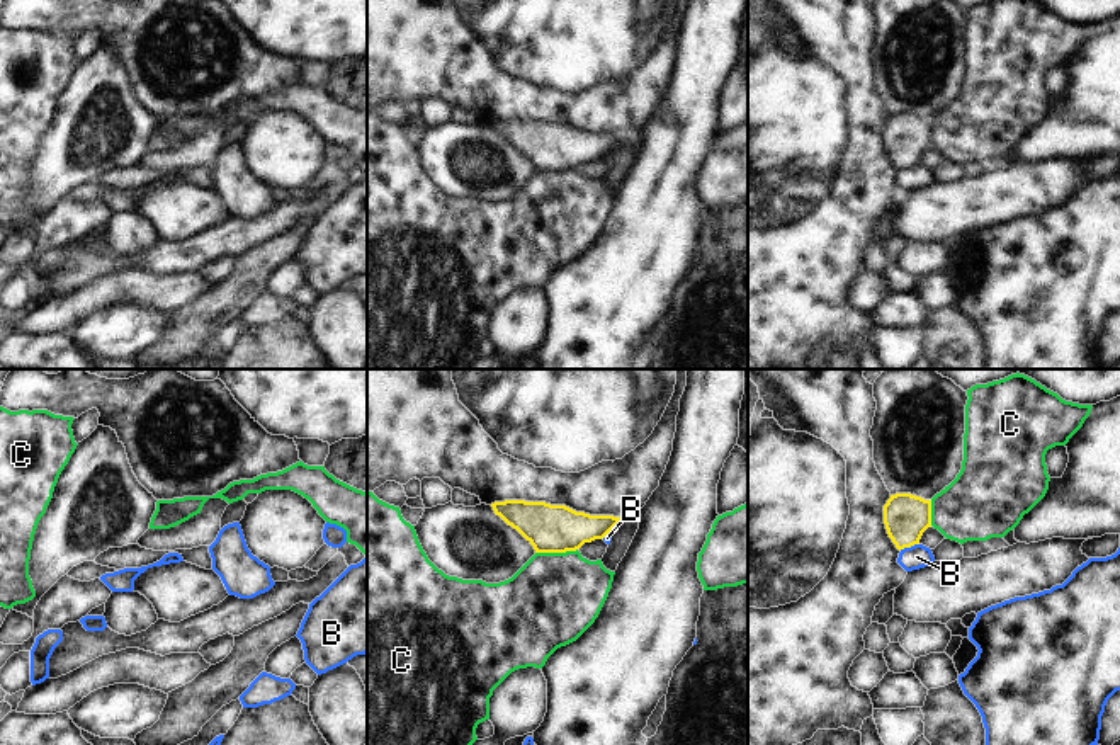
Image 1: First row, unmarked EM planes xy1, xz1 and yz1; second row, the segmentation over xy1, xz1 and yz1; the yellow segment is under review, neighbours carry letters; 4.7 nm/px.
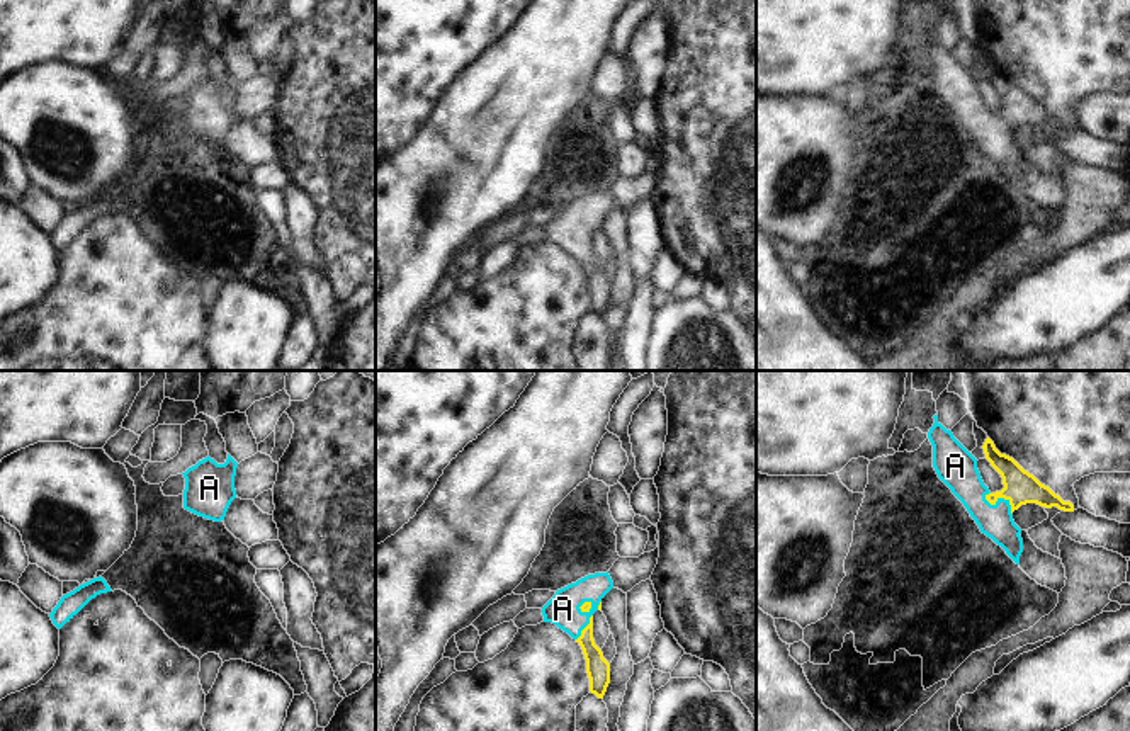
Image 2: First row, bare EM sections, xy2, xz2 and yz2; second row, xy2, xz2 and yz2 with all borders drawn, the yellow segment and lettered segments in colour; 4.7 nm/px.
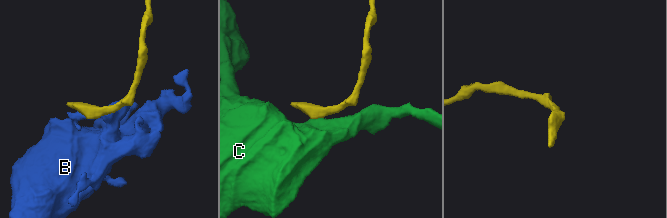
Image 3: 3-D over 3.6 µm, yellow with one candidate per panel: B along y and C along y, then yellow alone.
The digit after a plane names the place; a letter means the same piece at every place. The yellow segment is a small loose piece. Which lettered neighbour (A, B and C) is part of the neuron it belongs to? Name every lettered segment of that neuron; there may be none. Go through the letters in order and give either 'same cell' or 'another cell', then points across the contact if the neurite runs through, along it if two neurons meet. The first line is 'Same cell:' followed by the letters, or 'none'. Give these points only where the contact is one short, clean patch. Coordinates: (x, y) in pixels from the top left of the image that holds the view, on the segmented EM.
Same cell: A
A: same cell | across yz2 (1020, 487), (1010, 497), (1001, 497), (989, 504), (957, 468)
B: another cell
C: another cell

